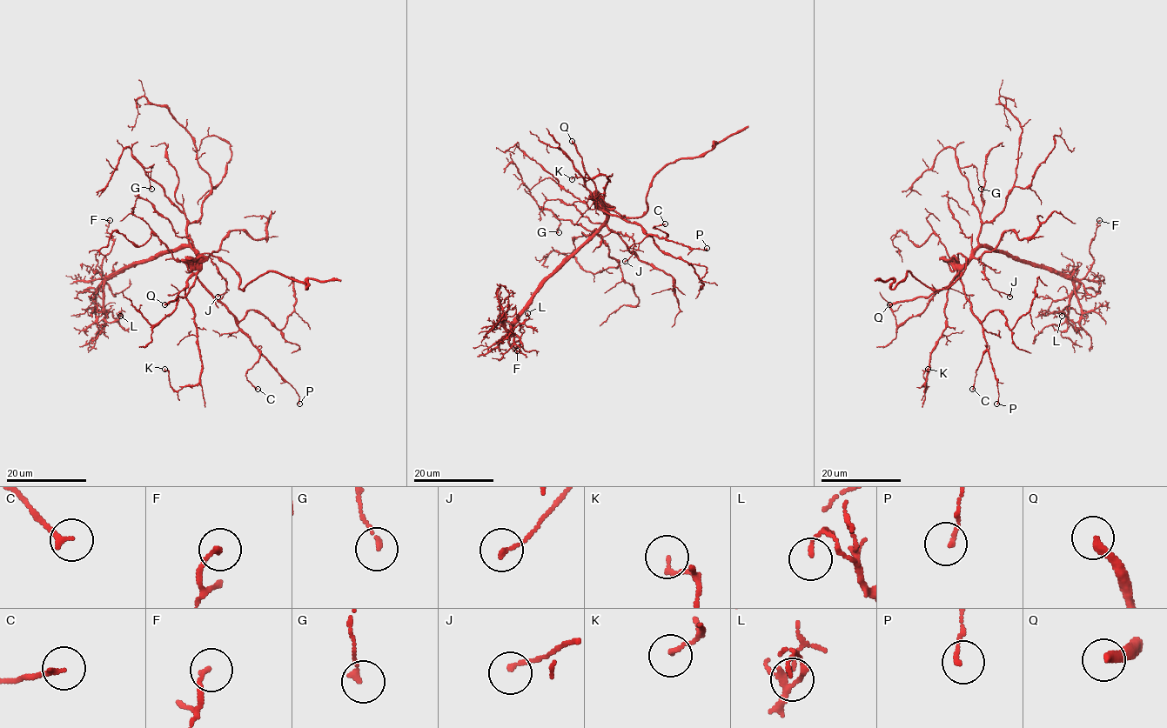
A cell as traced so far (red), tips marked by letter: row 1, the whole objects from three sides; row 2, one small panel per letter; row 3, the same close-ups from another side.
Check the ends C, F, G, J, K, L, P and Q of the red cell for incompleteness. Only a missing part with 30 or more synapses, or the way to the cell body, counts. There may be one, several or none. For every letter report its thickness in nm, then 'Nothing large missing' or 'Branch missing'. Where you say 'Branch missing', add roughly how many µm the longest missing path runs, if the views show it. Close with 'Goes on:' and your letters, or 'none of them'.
C: Thickness 190 nm. Nothing large missing
F: Thickness 150 nm. Nothing large missing
G: Thickness 170 nm. Nothing large missing
J: Thickness 160 nm. Nothing large missing
K: Thickness 140 nm. Nothing large missing
L: Thickness 80 nm. Nothing large missing
P: Thickness 120 nm. Nothing large missing
Q: Thickness 300 nm. Branch missing. Missing length about 40 µm
Goes on: Q

